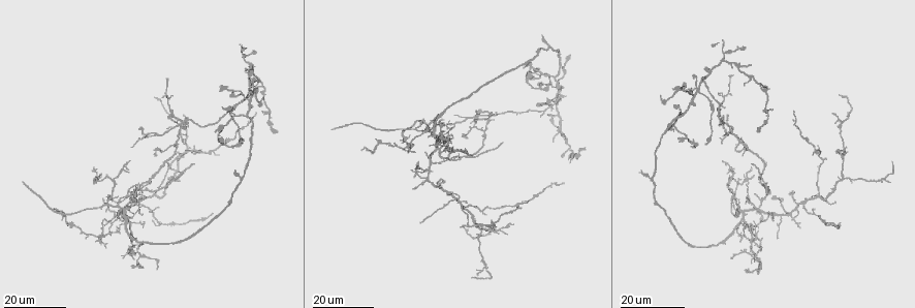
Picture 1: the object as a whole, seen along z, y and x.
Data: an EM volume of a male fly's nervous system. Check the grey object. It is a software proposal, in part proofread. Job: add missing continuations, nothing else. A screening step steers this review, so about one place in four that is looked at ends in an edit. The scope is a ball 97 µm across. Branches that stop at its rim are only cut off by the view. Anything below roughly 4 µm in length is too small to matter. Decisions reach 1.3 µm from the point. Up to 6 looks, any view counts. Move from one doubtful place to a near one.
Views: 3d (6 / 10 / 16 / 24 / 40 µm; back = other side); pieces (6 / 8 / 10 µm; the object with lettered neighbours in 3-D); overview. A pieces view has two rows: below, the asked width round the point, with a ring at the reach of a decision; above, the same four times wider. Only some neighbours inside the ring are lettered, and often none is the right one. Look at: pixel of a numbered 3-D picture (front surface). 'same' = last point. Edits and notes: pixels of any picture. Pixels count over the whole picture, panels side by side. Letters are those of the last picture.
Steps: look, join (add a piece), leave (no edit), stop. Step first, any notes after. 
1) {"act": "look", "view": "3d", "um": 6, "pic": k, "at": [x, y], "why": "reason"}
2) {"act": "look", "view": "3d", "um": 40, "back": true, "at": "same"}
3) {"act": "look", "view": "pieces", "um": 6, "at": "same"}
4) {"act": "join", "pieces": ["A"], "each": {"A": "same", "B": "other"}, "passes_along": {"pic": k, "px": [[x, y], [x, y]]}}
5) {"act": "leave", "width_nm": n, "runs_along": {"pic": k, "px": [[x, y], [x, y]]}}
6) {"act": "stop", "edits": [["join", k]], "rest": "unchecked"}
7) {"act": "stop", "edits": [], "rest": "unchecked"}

{"act": "look", "view": "3d", "um": 24, "pic": 1, "at": [748, 65], "why": "free end"}

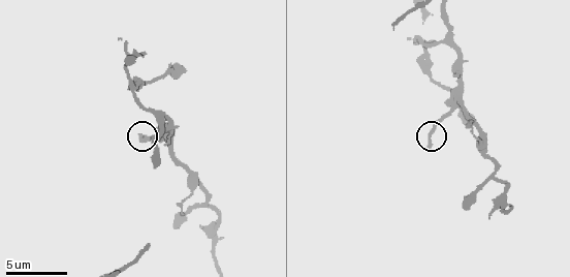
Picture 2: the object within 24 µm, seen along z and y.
{"act": "look", "view": "pieces", "um": 10, "pic": 2, "at": [428, 145]}

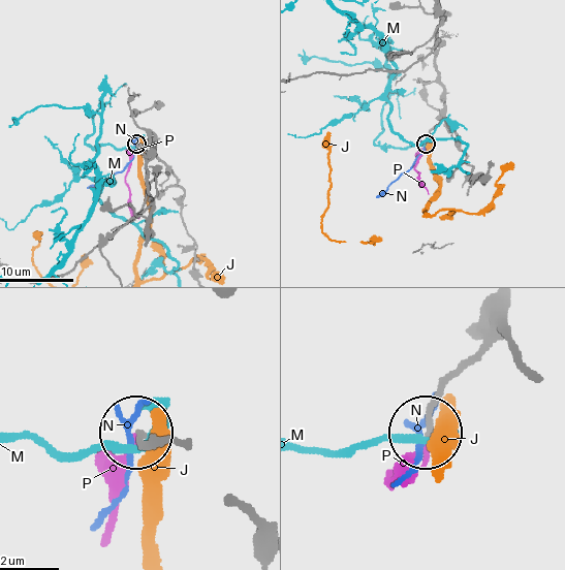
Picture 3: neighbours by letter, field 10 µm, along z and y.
{"act": "join", "pieces": ["P"], "each": {"J": "other", "M": "other", "N": "other", "P": "same"}, "found": "the neuron continues"}

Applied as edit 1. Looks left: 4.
{"act": "look", "view": "3d", "um": 24, "pic": 1, "at": [500, 144]}

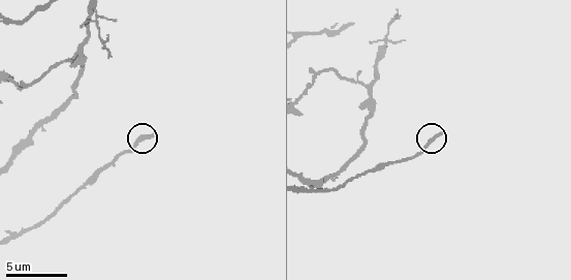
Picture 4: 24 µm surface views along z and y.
{"act": "look", "view": "pieces", "um": 8, "pic": 4, "at": [151, 134]}

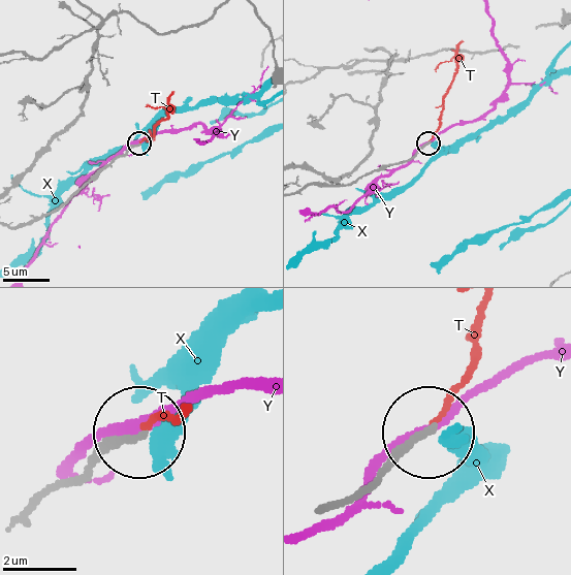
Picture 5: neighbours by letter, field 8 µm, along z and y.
{"act": "join", "pieces": ["T"], "each": {"T": "same", "X": "other", "Y": "other"}, "passes_along": {"pic": 5, "px": [[405, 161], [439, 124], [463, 41]]}, "found": "the neuron continues"}

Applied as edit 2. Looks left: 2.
{"act": "look", "view": "3d", "um": 16, "pic": 1, "at": [540, 116], "why": "thin end"}

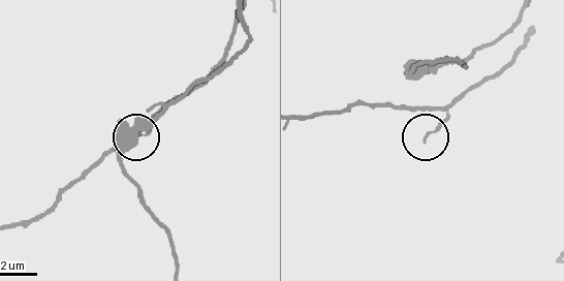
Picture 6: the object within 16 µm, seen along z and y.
{"act": "look", "view": "pieces", "um": 6, "pic": 6, "at": [426, 140]}

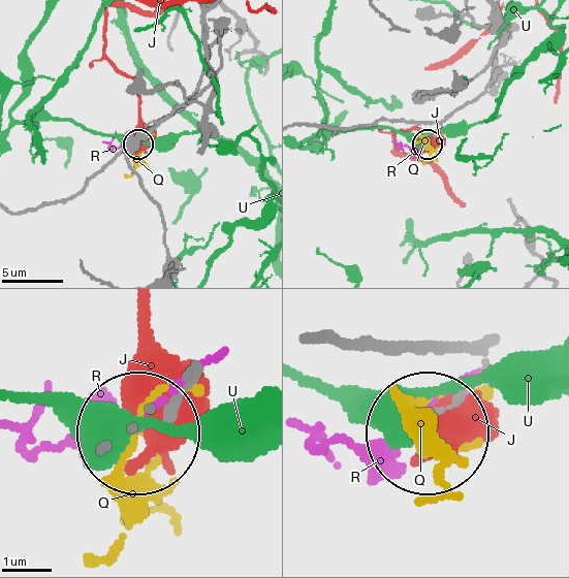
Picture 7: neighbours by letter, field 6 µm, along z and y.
{"act": "leave", "each": {"J": "other", "Q": "other", "R": "other", "U": "other"}, "found": "none of them fits"}

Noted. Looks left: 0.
{"act": "stop", "edits": [["join", 3], ["join", 5]], "rest": "unchecked"}

